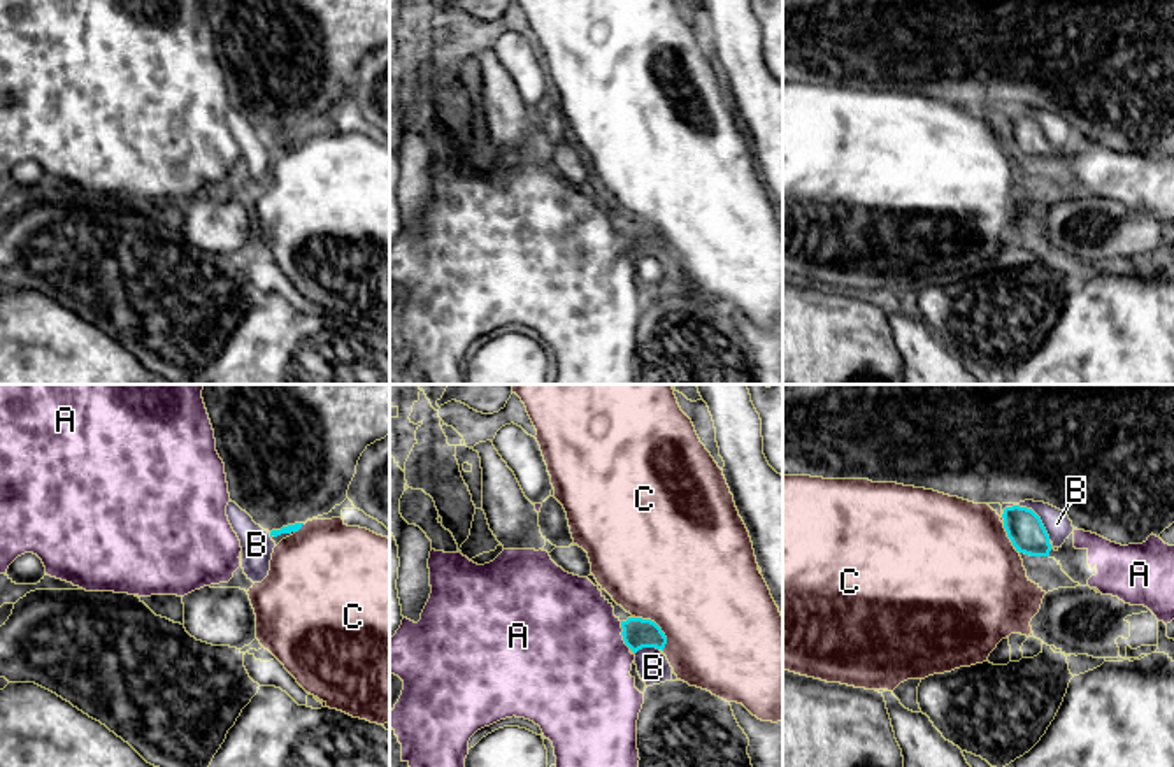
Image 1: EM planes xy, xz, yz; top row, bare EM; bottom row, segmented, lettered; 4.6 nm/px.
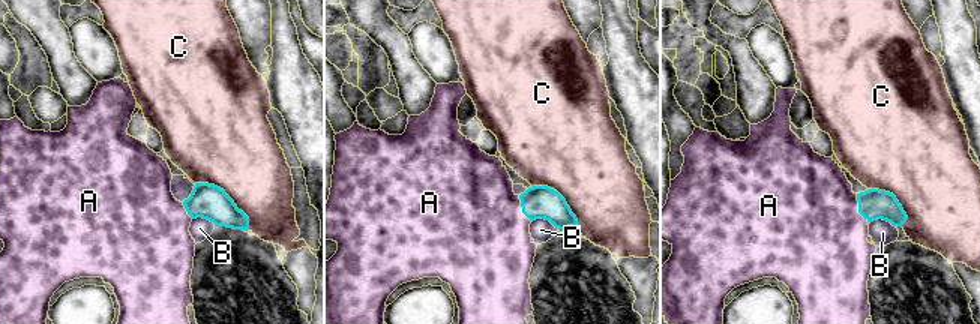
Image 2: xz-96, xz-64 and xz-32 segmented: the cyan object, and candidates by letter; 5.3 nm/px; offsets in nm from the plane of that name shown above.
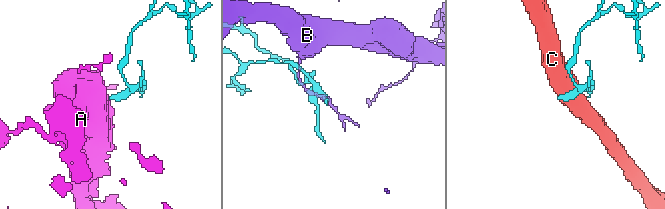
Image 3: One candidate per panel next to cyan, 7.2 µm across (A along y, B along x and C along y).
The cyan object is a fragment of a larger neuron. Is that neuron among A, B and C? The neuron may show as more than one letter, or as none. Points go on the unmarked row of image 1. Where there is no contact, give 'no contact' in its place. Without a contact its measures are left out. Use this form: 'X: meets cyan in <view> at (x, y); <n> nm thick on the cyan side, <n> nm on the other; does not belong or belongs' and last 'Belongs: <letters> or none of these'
A: meets cyan in xz at (623, 243); 140 nm thick on the cyan side, 480 nm on the other; belongs
B: meets cyan in yz at (1032, 118); 170 nm thick on the cyan side, 120 nm on the other; does not belong
C: meets cyan in xz at (658, 234); 140 nm thick on the cyan side, 500 nm on the other; does not belong
Belongs: A

